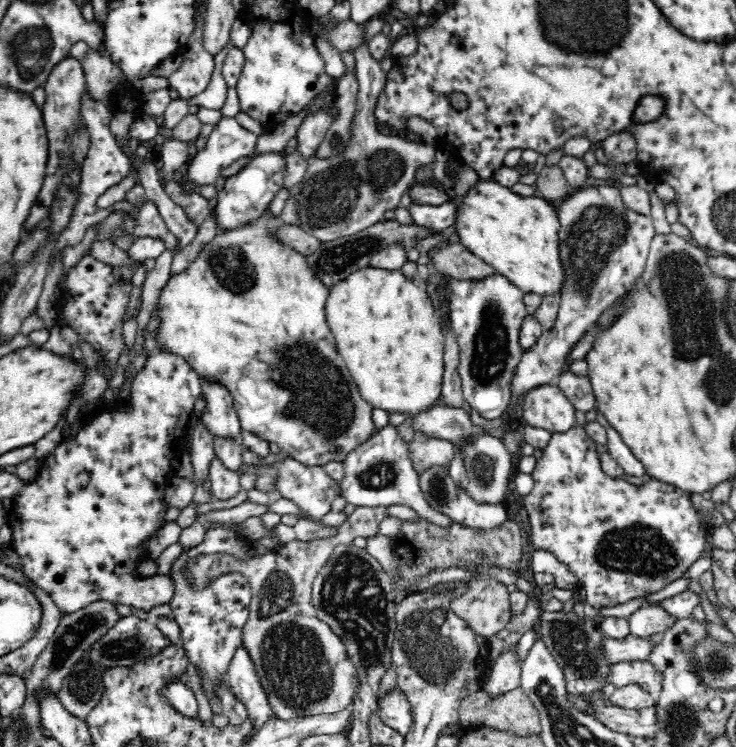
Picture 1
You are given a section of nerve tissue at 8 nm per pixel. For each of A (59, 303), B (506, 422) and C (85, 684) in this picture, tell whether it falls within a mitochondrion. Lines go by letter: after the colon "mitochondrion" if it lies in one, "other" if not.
A: other
B: other
C: mitochondrion

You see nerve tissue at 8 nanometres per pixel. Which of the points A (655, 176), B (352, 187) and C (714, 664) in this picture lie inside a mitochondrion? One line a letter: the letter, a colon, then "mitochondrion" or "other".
A: other
B: mitochondrion
C: mitochondrion

